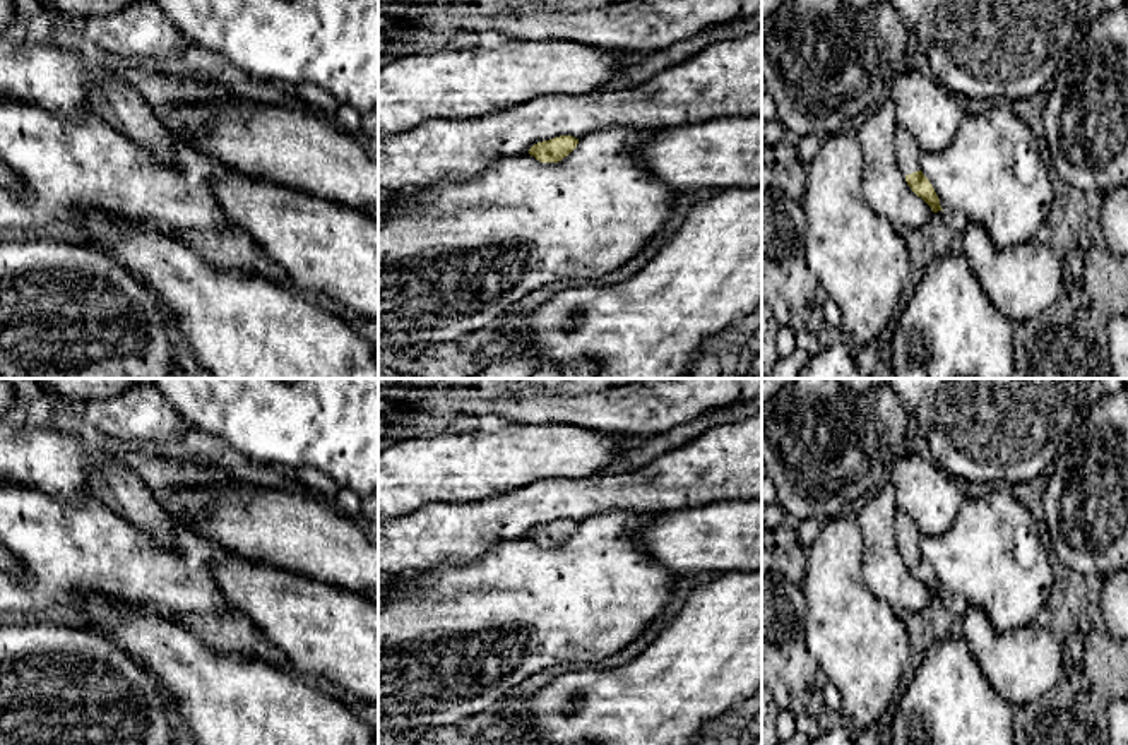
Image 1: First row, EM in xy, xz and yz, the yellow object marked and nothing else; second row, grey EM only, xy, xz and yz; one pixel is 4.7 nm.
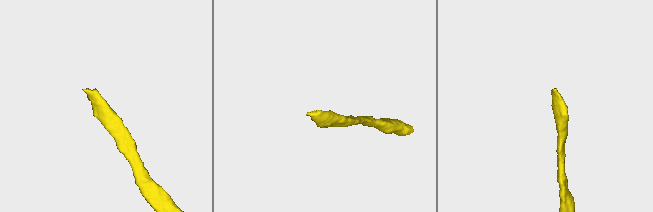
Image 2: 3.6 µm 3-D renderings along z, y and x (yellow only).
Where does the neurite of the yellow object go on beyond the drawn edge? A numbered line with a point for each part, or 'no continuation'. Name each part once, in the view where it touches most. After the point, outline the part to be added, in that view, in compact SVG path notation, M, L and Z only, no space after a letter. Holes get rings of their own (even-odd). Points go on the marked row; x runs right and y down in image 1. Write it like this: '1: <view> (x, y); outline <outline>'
1: yz (908, 153); outline M897 125L895 128L895 158L899 163L899 170L902 175L911 175L914 171L919 171L919 161L921 161L923 151L916 144L914 137Z

